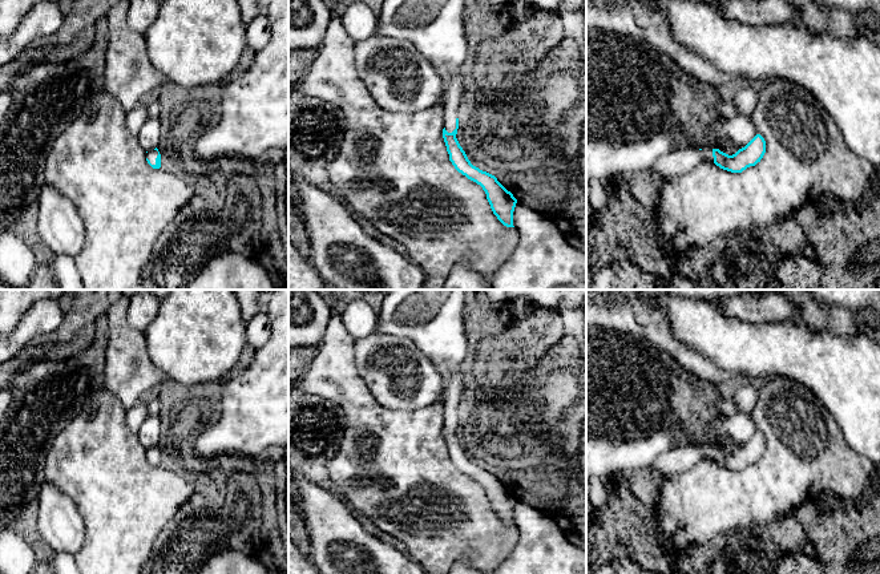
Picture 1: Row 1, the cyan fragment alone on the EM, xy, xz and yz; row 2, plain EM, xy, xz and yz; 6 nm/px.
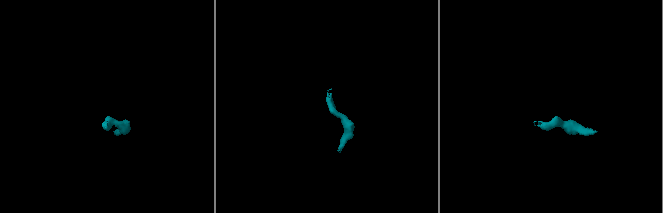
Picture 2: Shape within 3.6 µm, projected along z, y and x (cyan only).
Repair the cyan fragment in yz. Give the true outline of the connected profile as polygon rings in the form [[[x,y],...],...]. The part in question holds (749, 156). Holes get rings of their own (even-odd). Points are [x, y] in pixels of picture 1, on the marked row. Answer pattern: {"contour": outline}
{"contour": [[[756,134],[744,147],[735,154],[728,155],[719,149],[690,149],[682,147],[670,154],[658,158],[647,170],[655,174],[658,179],[682,175],[702,162],[714,162],[723,170],[742,173],[750,166],[755,166],[766,153],[766,141]]]}

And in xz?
{"contour": [[[464,69],[457,70],[448,81],[444,90],[444,129],[443,138],[455,169],[468,179],[483,187],[493,214],[506,227],[513,226],[513,211],[517,199],[495,175],[473,166],[460,146],[456,134],[459,129],[457,108],[464,93]]]}

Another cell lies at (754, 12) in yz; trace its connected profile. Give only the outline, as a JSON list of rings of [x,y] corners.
[[[720,0],[714,5],[723,17],[755,27],[791,21],[796,12],[791,0]]]

